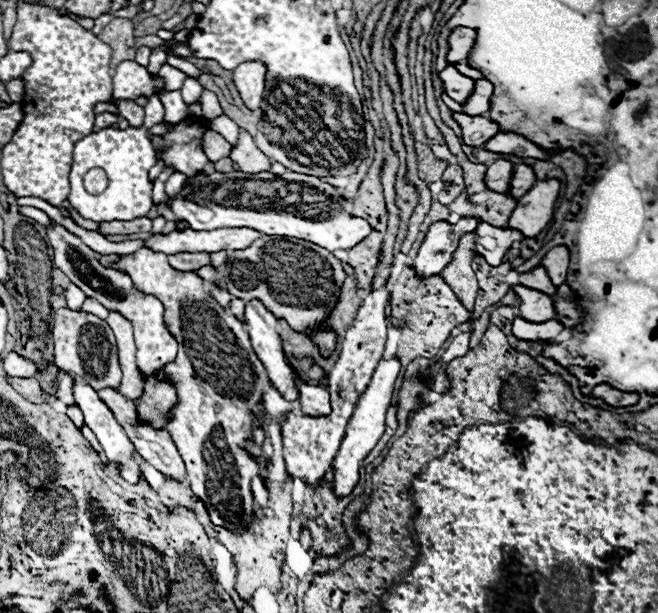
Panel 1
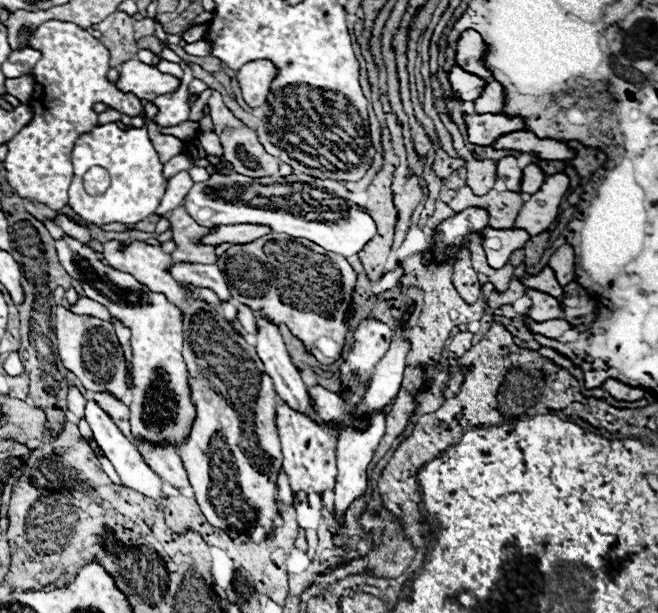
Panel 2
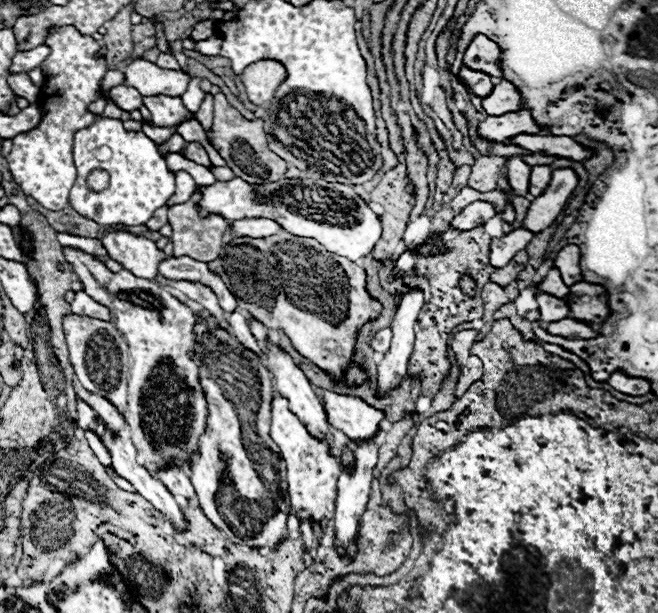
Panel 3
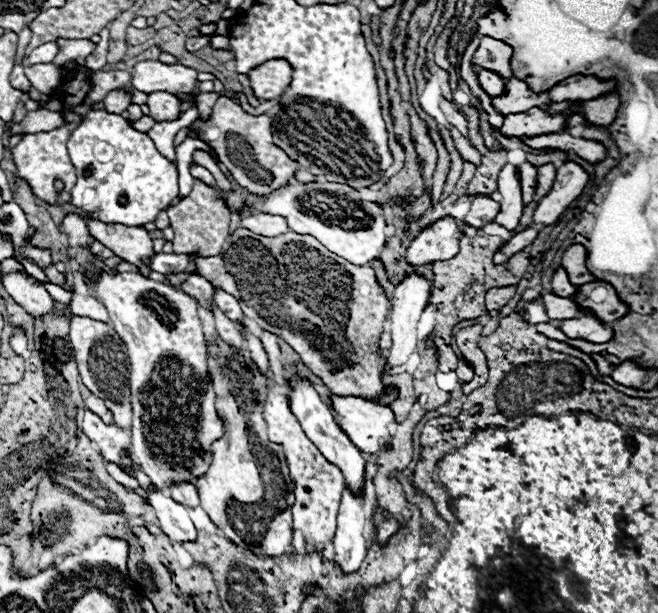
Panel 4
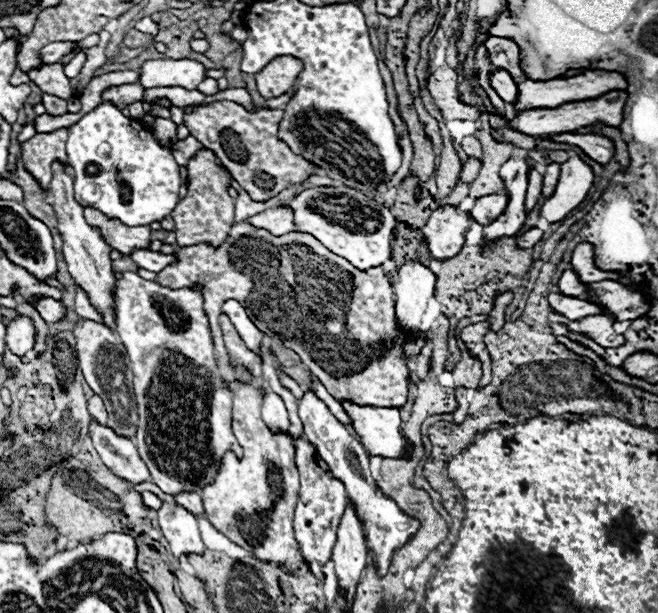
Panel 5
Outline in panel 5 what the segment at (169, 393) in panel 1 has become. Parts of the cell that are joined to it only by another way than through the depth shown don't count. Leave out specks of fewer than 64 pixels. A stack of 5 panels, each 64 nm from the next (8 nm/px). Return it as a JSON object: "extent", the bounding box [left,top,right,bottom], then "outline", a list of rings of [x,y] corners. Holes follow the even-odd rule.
{"extent":[114,272,242,494],"outline":[[[124,272],[114,284],[114,322],[134,372],[134,396],[138,406],[136,448],[144,460],[152,482],[166,494],[182,490],[202,492],[204,484],[214,480],[224,450],[234,450],[238,456],[242,448],[236,444],[230,430],[232,394],[222,388],[222,376],[214,358],[214,342],[204,314],[202,294],[180,288],[170,290],[158,282],[144,280],[134,272]]]}

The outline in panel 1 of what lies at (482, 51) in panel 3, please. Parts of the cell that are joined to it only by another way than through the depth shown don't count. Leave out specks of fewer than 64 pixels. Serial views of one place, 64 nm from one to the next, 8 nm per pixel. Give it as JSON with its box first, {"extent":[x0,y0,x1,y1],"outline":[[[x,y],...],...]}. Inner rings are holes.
{"extent":[446,26,482,80],"outline":[[[464,26],[454,28],[450,32],[450,36],[448,36],[448,54],[446,54],[446,60],[462,76],[478,80],[478,78],[482,78],[482,74],[466,64],[466,58],[468,58],[468,52],[470,52],[472,44],[474,44],[474,38],[476,38],[476,32],[472,28],[464,28]]]}

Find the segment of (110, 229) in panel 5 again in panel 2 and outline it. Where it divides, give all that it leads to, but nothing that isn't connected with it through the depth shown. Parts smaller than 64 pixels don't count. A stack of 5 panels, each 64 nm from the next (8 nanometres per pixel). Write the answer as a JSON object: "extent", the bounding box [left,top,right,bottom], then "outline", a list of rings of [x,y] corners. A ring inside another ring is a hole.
{"extent":[104,240,282,540],"outline":[[[118,240],[104,244],[104,258],[108,264],[116,270],[132,274],[140,284],[150,288],[152,292],[160,292],[168,296],[170,304],[174,304],[184,314],[184,338],[186,344],[182,348],[182,358],[188,366],[188,386],[190,386],[190,398],[196,406],[196,418],[192,422],[188,440],[178,446],[180,458],[184,462],[184,468],[188,472],[188,480],[194,488],[196,502],[206,516],[206,520],[226,530],[226,534],[234,540],[244,540],[250,536],[250,530],[254,524],[264,526],[266,530],[272,528],[272,516],[278,514],[278,504],[274,500],[276,490],[276,472],[282,466],[282,452],[278,444],[278,436],[274,432],[274,386],[272,378],[264,372],[264,364],[256,356],[256,350],[246,342],[246,338],[238,332],[238,328],[232,322],[226,322],[216,306],[206,304],[204,300],[190,298],[192,284],[176,282],[168,268],[172,260],[166,252],[162,252],[158,246],[150,246],[144,242],[132,242],[124,252],[118,252]]]}

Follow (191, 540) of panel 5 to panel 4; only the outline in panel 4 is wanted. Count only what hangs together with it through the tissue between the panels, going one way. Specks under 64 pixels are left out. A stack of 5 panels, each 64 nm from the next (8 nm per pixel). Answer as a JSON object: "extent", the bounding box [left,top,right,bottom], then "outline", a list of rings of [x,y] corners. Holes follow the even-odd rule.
{"extent":[132,468,196,542],"outline":[[[138,468],[132,470],[132,478],[136,478],[138,484],[140,484],[140,488],[146,492],[148,502],[156,510],[156,516],[160,520],[160,526],[162,526],[164,534],[168,534],[176,542],[196,538],[196,528],[194,528],[192,520],[188,516],[188,510],[182,504],[178,504],[176,500],[172,500],[160,488],[152,490],[150,488],[152,482],[150,482],[150,478],[142,470],[138,470]]]}

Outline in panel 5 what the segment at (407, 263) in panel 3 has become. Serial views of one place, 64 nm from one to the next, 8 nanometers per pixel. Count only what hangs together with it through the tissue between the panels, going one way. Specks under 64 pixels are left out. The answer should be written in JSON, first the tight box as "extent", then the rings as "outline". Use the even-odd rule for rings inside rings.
{"extent":[422,206,472,260],"outline":[[[454,206],[438,208],[422,228],[428,256],[436,260],[446,260],[456,256],[464,246],[464,238],[470,228],[470,222],[472,218],[468,214],[462,216],[456,214]]]}

